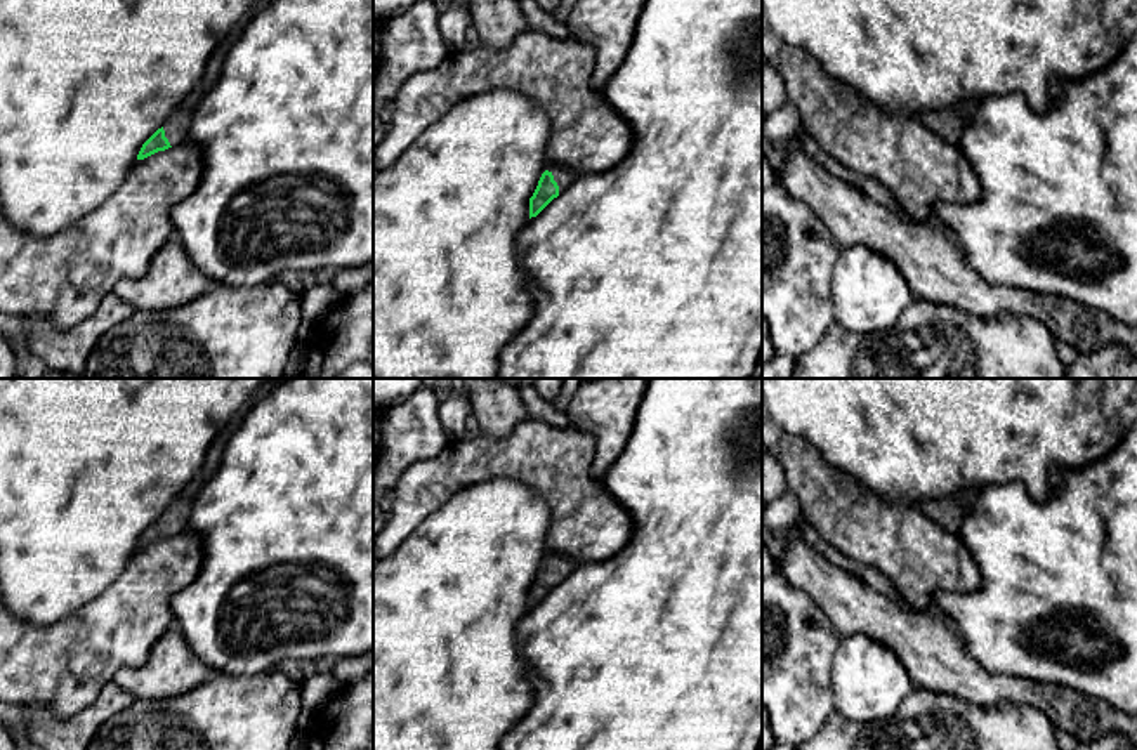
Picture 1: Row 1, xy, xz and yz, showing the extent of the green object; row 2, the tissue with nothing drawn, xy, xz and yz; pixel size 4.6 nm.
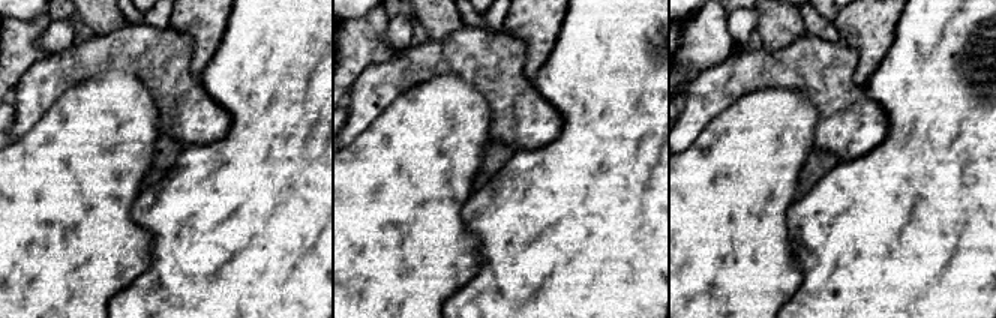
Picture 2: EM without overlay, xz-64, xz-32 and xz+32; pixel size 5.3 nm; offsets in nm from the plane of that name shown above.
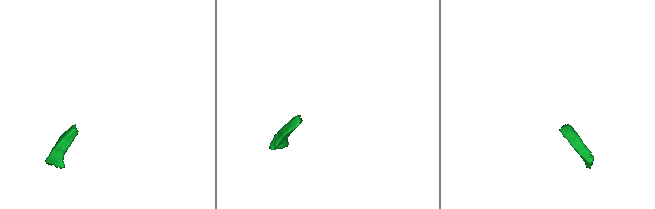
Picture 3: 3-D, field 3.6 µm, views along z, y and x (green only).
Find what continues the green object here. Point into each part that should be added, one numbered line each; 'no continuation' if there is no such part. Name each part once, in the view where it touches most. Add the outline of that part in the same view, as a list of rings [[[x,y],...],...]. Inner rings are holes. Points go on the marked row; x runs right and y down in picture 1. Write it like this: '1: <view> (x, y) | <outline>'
1: xz (563, 176) | [[[549,163],[545,170],[554,175],[554,181],[559,186],[559,193],[562,193],[576,179],[576,174],[568,167]]]

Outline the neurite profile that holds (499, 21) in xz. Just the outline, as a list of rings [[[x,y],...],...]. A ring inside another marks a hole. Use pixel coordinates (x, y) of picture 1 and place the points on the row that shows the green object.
[[[467,0],[483,47],[502,49],[529,30],[517,0]]]

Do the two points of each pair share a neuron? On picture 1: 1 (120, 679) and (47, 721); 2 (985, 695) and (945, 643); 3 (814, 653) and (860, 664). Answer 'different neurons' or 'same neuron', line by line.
1: different neurons
2: same neuron
3: different neurons

